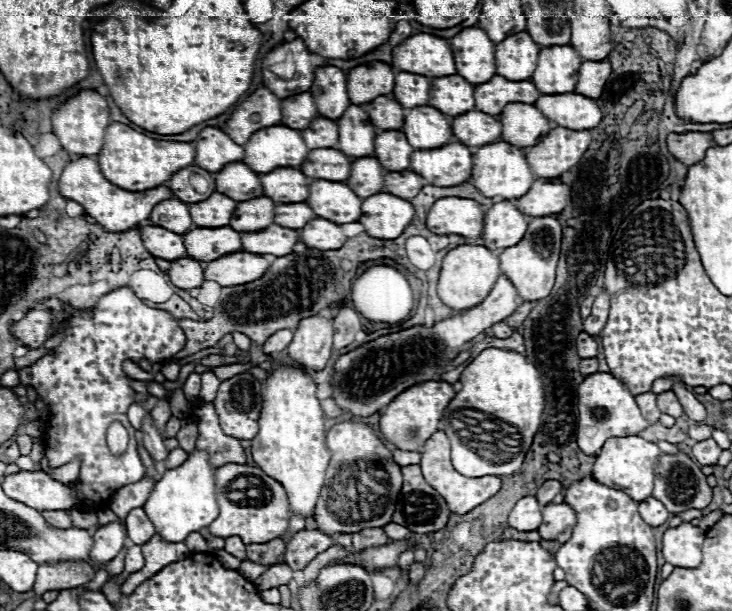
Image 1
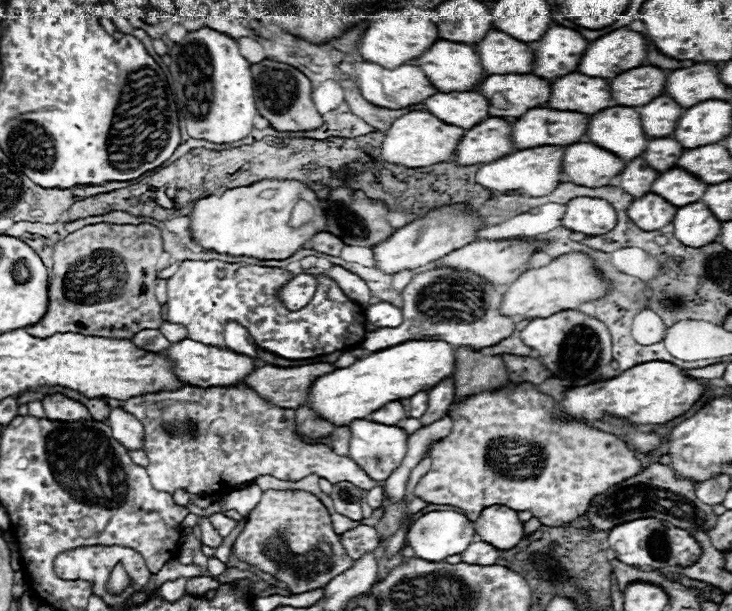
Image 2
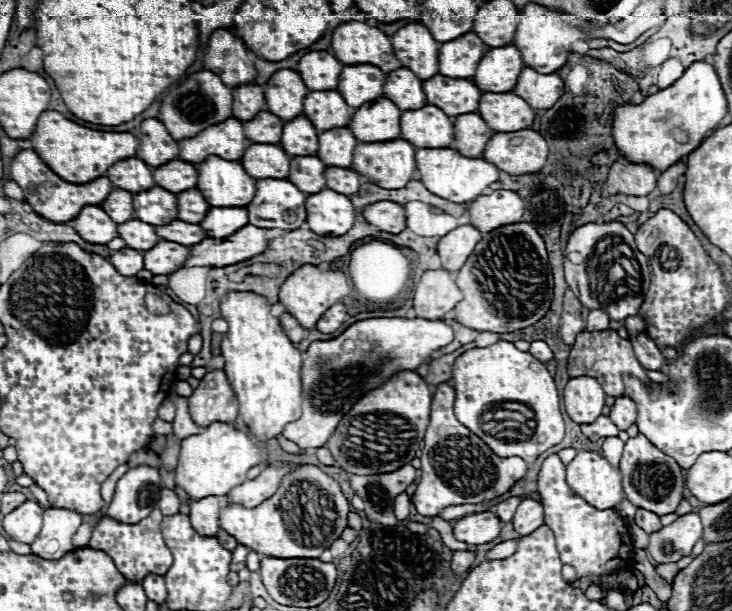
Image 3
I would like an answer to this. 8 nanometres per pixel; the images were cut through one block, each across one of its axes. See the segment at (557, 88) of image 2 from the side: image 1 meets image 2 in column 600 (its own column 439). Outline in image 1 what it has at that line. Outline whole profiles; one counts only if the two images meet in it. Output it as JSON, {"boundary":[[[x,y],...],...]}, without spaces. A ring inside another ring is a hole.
{"boundary":[[[458,74],[436,78],[430,88],[430,106],[448,116],[460,116],[460,112],[470,112],[472,108],[476,108],[474,88],[474,84]]]}

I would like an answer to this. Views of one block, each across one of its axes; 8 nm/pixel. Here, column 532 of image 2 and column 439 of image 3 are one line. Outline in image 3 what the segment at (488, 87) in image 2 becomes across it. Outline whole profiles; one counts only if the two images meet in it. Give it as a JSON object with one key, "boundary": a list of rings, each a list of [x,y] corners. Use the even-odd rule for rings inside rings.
{"boundary":[[[440,74],[424,82],[424,92],[428,104],[436,104],[448,116],[476,112],[482,96],[482,90],[472,80],[448,78]]]}

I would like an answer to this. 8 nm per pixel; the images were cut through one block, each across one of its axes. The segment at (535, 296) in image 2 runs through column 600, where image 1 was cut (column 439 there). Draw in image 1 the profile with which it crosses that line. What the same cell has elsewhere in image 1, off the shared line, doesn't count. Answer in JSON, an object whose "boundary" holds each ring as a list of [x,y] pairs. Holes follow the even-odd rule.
{"boundary":[[[462,244],[450,250],[442,260],[438,296],[452,310],[468,310],[480,304],[492,290],[500,276],[500,258],[494,250],[478,244]]]}

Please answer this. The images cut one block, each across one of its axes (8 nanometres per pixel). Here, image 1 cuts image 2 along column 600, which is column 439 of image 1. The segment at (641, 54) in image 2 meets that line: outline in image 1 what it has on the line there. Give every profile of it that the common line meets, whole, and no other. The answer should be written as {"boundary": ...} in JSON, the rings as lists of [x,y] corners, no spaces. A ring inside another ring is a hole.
{"boundary":[[[414,34],[392,52],[392,66],[404,72],[442,78],[456,74],[450,40],[432,34]]]}

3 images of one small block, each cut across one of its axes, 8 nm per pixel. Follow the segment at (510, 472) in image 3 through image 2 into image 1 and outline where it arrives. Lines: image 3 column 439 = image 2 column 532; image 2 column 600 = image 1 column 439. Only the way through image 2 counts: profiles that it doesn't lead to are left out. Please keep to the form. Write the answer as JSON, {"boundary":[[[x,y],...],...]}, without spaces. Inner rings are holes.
{"boundary":[[[436,432],[424,446],[424,452],[422,452],[422,474],[426,478],[426,482],[436,488],[448,502],[450,510],[456,512],[456,514],[466,514],[470,512],[472,508],[484,504],[484,500],[492,498],[498,490],[500,490],[500,484],[502,480],[498,476],[482,476],[482,478],[468,478],[468,476],[460,476],[452,464],[450,464],[450,442],[448,442],[448,436],[444,432]]]}

